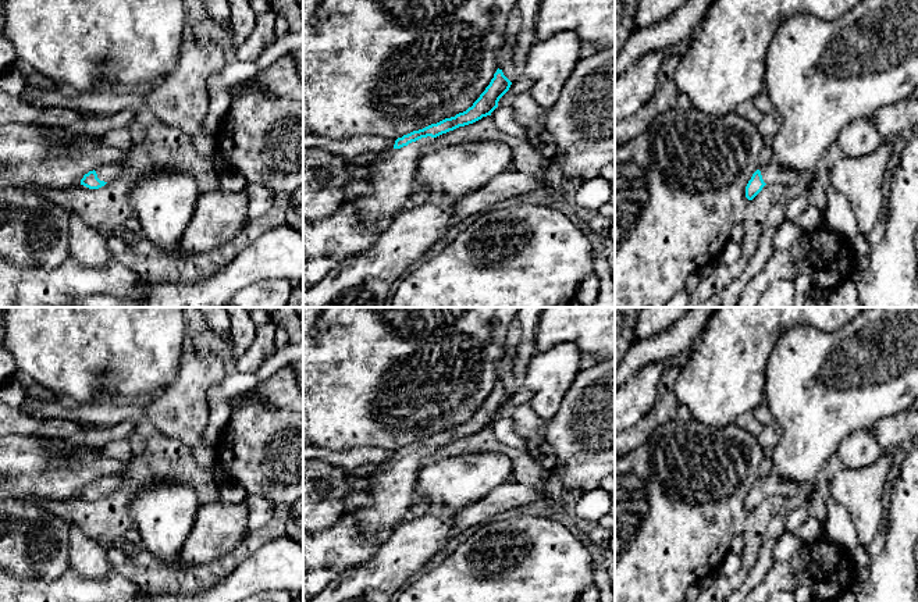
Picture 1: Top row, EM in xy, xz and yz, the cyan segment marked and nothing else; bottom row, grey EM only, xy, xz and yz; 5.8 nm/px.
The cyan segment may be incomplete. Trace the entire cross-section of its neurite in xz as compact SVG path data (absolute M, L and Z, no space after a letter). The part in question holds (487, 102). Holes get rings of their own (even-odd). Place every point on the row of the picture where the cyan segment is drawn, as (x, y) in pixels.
M498 68L490 85L466 111L398 138L391 150L367 167L370 192L353 197L353 206L362 221L369 227L384 227L406 210L416 186L416 164L421 149L442 133L491 115L510 85L512 82Z

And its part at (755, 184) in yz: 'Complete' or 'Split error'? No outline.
Split error

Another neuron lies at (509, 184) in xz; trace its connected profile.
M506 170L481 189L459 199L453 209L451 225L497 207L501 202L530 193L545 185L548 185L545 178L536 178L527 172Z

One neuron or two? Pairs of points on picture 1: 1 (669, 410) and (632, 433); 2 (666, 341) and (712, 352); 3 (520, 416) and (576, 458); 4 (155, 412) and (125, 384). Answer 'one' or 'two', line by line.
1: one
2: two
3: one
4: two

